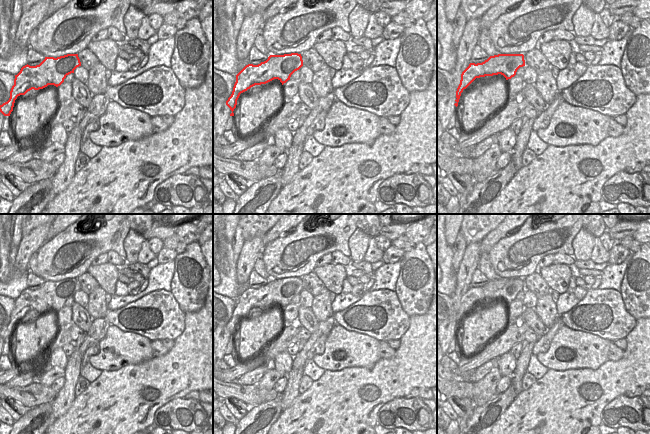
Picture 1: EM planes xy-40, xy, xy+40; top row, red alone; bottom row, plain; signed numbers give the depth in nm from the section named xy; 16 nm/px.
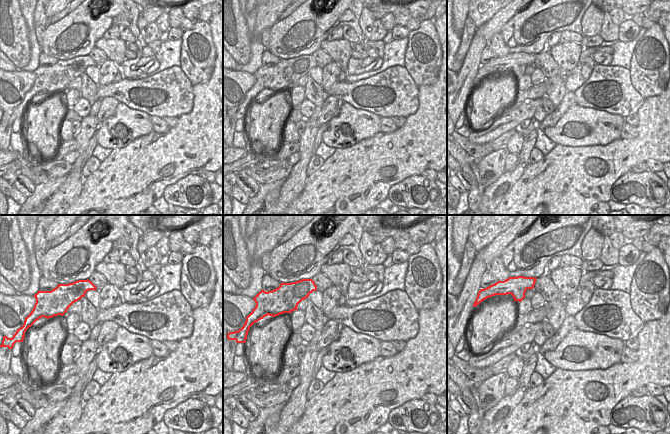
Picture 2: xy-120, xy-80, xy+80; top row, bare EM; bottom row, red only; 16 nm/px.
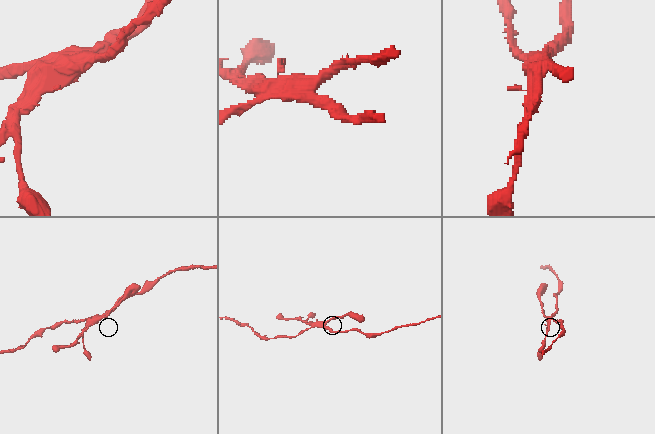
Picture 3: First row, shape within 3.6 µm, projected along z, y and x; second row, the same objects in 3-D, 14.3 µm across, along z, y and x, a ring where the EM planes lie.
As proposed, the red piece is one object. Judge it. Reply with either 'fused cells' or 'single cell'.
fused cells

